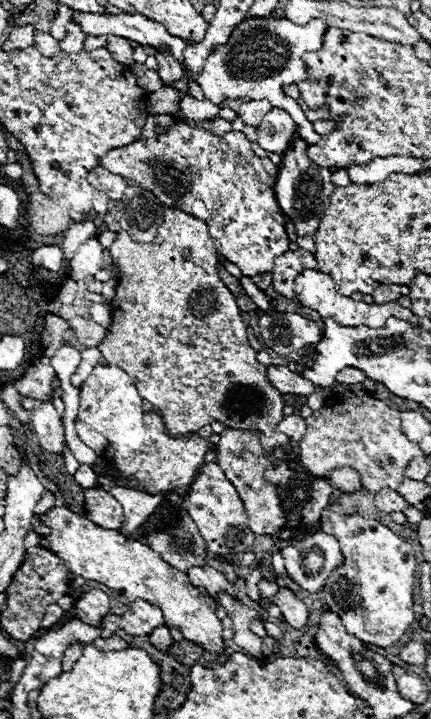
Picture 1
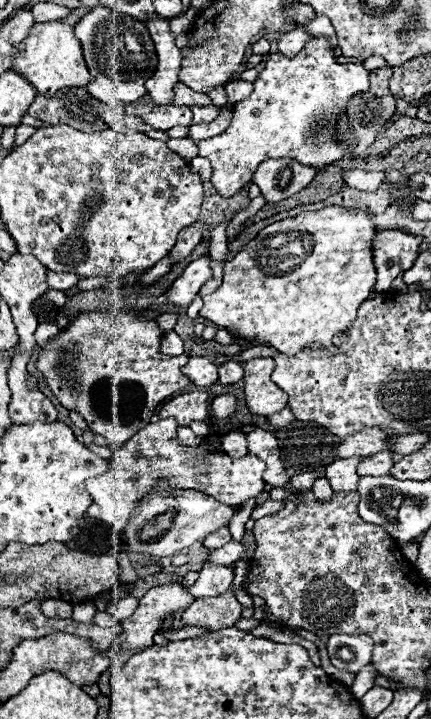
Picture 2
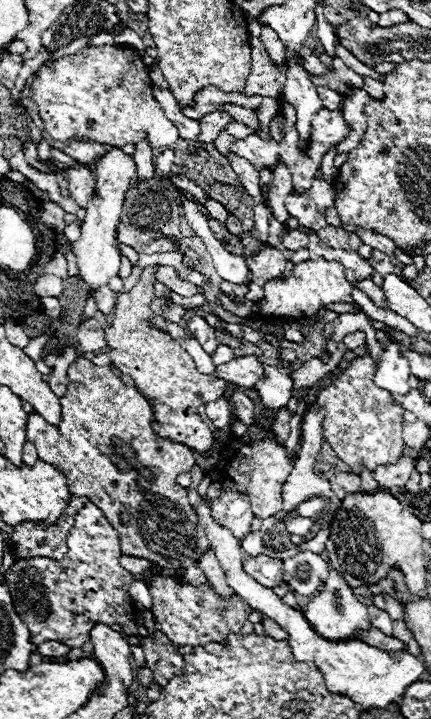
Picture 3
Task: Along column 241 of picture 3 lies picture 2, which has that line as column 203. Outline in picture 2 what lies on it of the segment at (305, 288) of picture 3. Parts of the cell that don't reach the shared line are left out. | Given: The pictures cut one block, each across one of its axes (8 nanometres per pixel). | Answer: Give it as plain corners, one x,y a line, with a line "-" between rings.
326,206
318,212
304,212
296,218
278,220
260,230
256,238
242,246
242,250
224,264
222,286
216,292
204,296
204,308
200,310
200,316
220,328
226,328
236,338
254,344
268,344
288,356
310,348
314,342
330,348
334,336
344,332
348,324
356,320
358,306
368,300
376,284
372,248
376,234
378,230
374,226
374,216
368,208
350,210

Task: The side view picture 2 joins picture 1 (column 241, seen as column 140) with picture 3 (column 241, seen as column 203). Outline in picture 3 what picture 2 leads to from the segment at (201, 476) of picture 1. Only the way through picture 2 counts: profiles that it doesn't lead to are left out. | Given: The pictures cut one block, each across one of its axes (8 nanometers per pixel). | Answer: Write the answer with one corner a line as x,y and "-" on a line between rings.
222,488
218,500
212,500
210,514
220,526
228,528
238,540
242,540
250,532
250,524
254,520
250,498
226,488

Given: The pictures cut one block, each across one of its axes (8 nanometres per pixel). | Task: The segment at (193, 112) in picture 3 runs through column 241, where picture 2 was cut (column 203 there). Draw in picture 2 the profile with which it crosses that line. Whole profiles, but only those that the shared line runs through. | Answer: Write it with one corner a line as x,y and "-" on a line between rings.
178,82
176,84
176,88
174,88
174,104
176,106
208,106
208,104
212,104
212,100
210,100
210,96
208,94
200,94
200,92
194,92
194,90
190,90
186,84
182,84
182,82

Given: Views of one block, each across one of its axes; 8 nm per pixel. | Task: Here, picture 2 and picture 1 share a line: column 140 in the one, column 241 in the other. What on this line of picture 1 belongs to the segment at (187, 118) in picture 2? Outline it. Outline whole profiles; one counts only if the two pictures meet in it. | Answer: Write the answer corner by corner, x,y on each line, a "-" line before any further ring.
250,100
250,102
244,102
238,110
238,116
242,118
242,122
246,126
254,126
258,128
258,124
262,122
264,114
268,114
274,106
268,102
268,100

